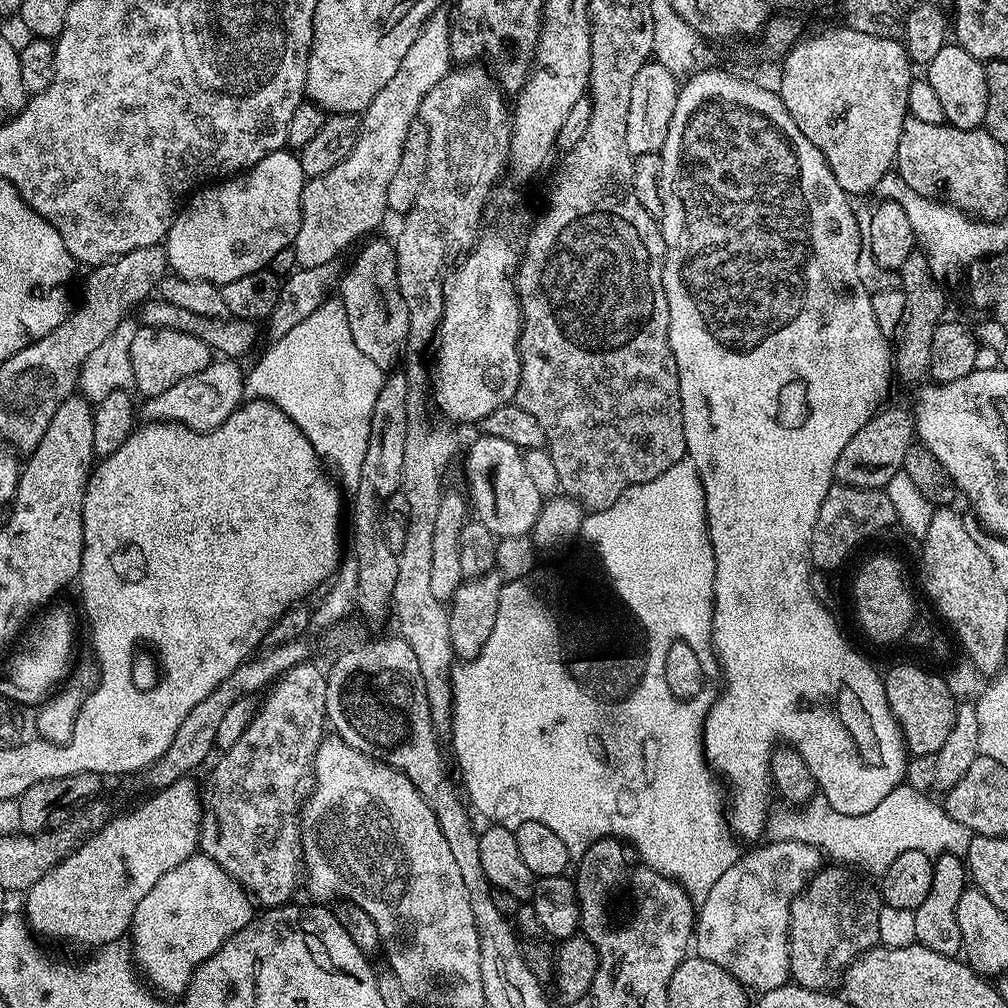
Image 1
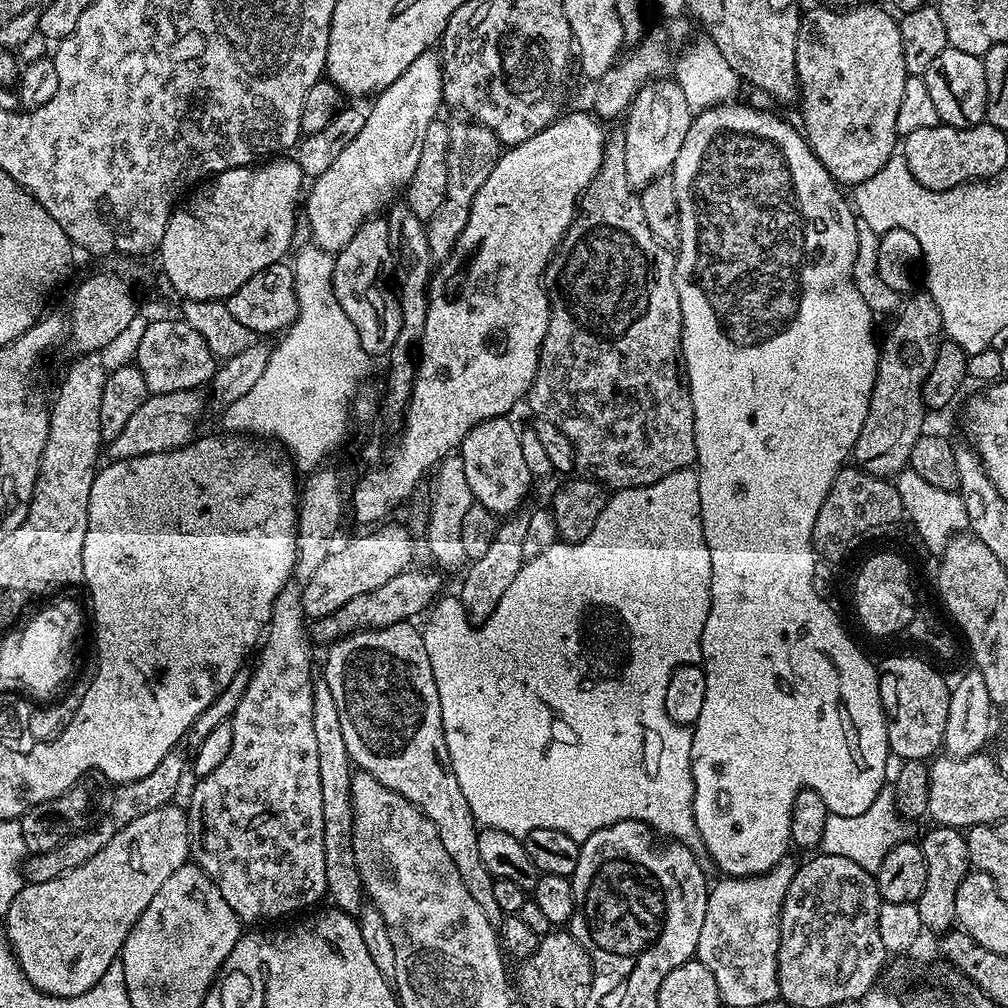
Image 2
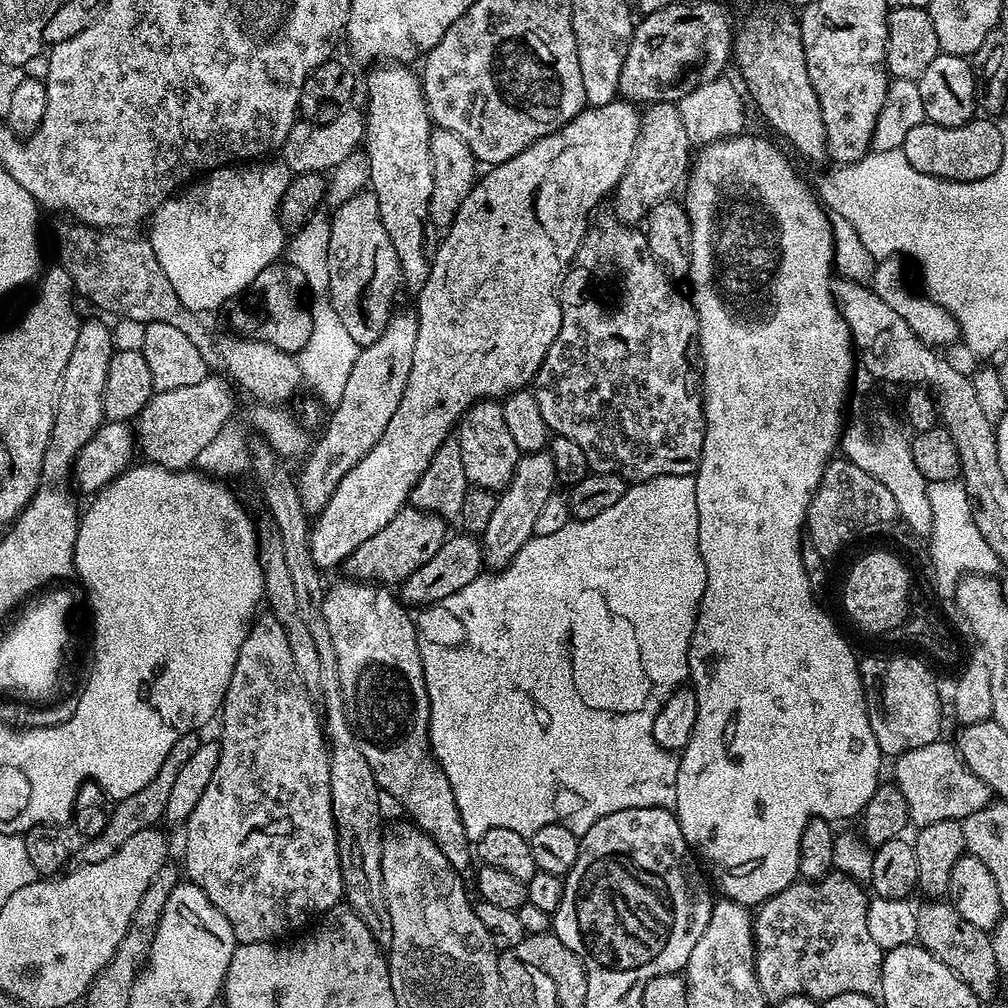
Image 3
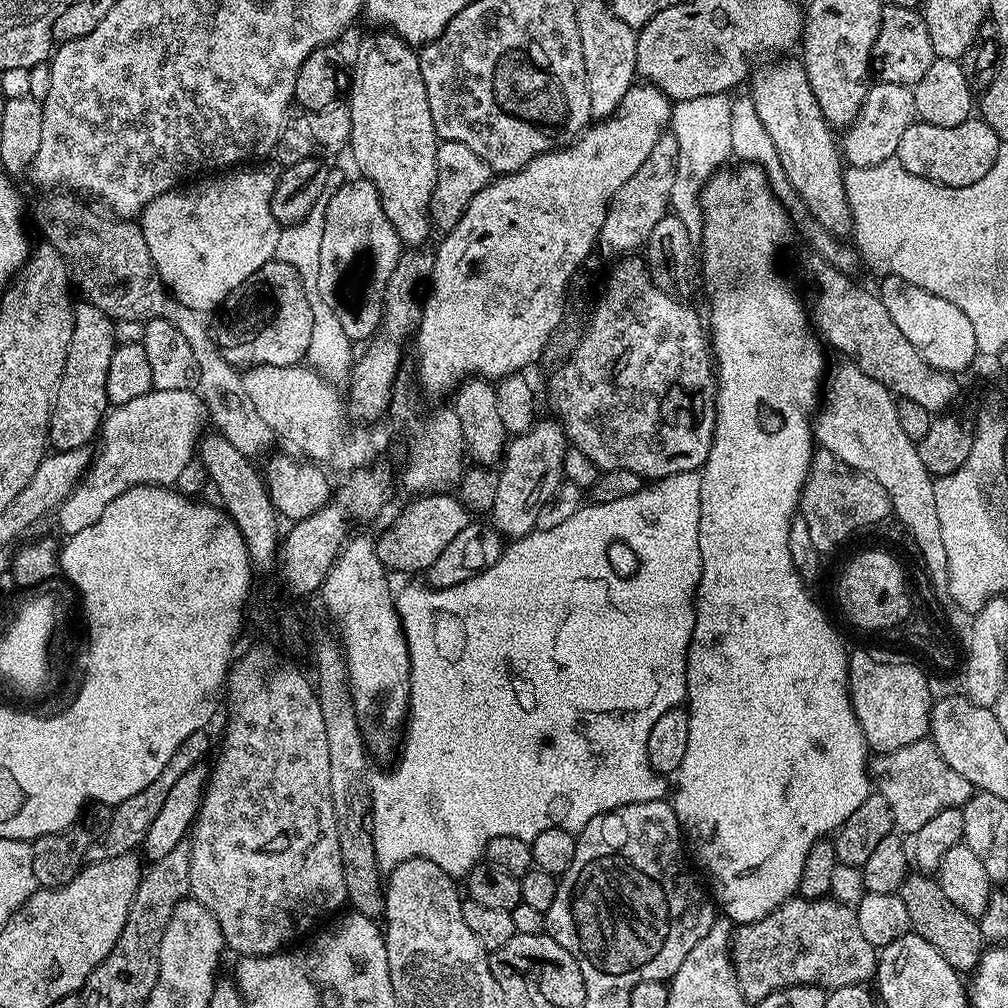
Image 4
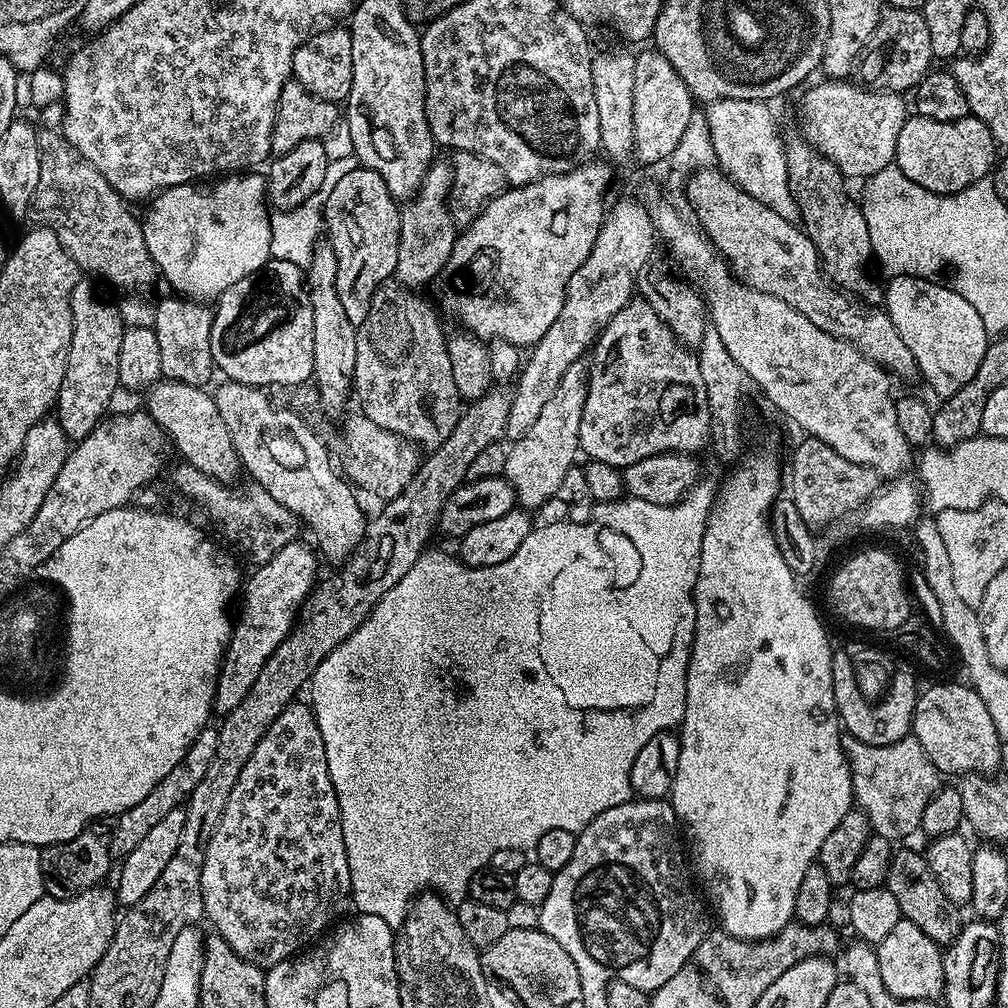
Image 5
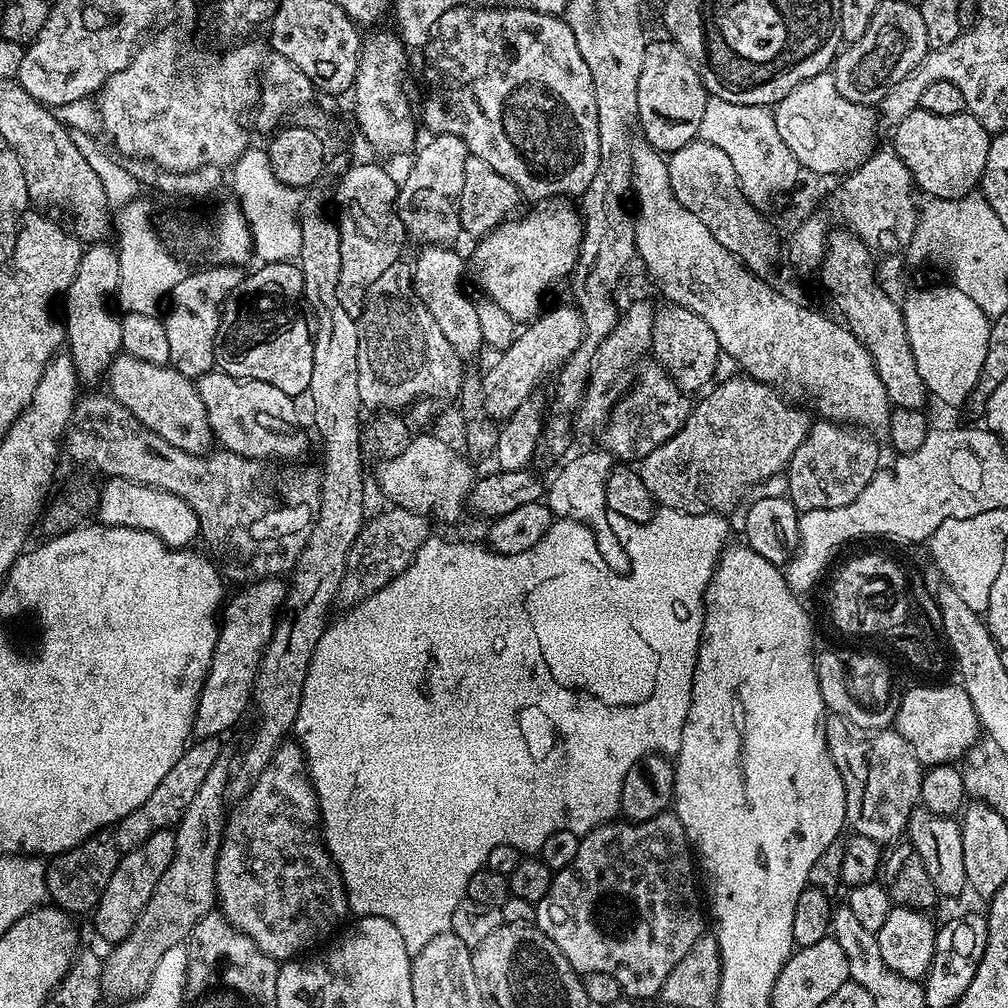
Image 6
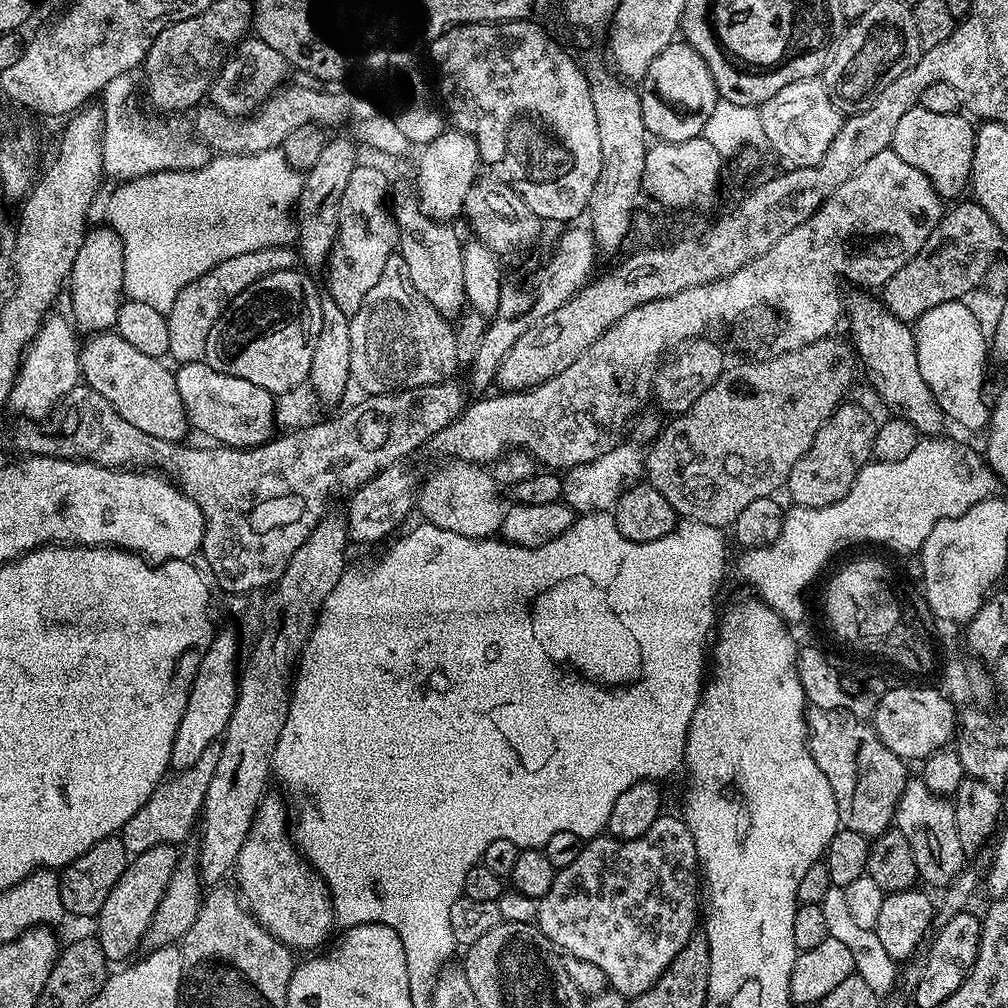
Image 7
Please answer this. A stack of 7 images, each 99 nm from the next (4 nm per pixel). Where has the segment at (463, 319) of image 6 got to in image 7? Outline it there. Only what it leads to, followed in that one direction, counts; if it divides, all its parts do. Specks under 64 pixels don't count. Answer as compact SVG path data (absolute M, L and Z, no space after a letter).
M411 191L391 197L392 217L398 229L398 255L406 262L410 282L446 318L456 318L465 311L464 244L453 225L430 218Z

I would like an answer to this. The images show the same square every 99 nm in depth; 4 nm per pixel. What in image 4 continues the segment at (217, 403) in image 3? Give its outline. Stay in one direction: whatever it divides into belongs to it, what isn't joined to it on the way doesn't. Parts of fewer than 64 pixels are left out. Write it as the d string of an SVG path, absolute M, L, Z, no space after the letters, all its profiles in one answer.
M187 388L186 390L153 390L142 394L142 398L134 398L131 402L125 404L115 405L109 411L108 415L104 417L104 423L98 433L98 445L100 444L100 452L98 448L98 455L95 457L91 469L84 473L84 479L77 484L76 489L61 502L58 511L55 513L56 520L60 523L60 528L64 531L65 537L78 534L78 530L86 530L86 526L90 526L102 514L102 510L106 510L106 506L110 502L114 502L114 498L118 498L118 494L122 494L128 488L133 488L139 484L155 484L157 486L172 486L175 485L175 480L185 475L188 471L188 464L197 455L198 445L205 435L204 423L207 425L210 420L208 407L204 404L204 398L200 395L199 391Z

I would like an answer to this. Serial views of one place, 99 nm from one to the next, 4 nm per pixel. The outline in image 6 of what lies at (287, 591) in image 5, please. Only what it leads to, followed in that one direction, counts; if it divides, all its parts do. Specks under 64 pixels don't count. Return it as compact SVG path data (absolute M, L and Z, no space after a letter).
M273 578L270 580L255 580L252 584L243 585L239 589L240 592L236 597L229 599L227 603L223 605L222 608L222 623L218 628L218 635L216 638L216 645L214 646L214 654L212 655L212 661L210 662L210 666L208 667L208 677L204 680L204 685L202 686L202 694L198 698L198 710L194 714L194 726L192 727L192 735L193 737L199 738L201 740L210 740L213 738L223 737L223 732L228 732L232 727L235 726L236 723L239 722L240 719L244 716L244 711L249 711L250 701L252 698L252 689L256 686L256 673L260 666L260 659L264 656L264 651L266 650L266 646L270 642L270 638L272 637L272 625L284 603L284 593L286 591L286 584L283 579Z

